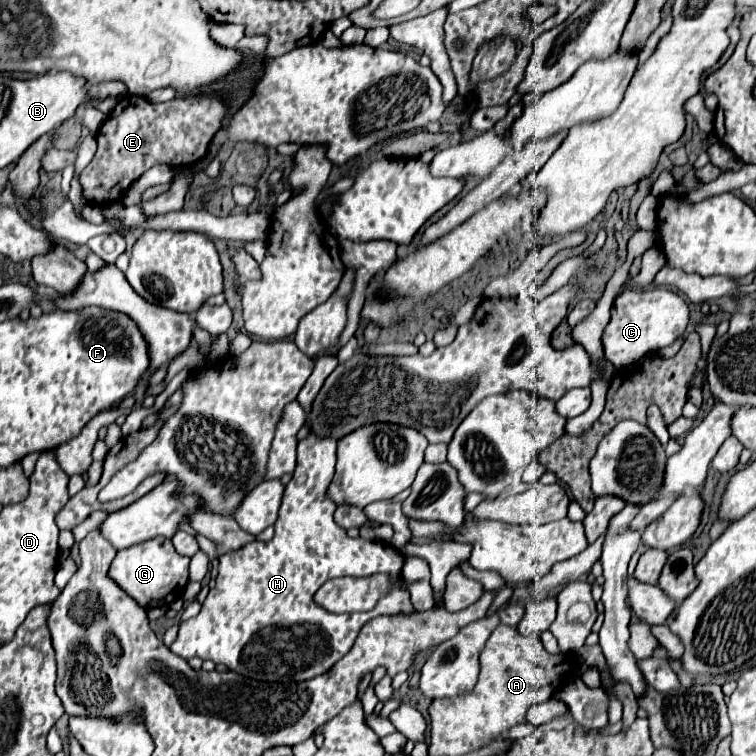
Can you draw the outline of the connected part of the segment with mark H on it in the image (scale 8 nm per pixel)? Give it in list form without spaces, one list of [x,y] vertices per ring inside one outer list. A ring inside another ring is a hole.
[[[313,435],[305,437],[297,445],[297,467],[291,483],[285,487],[285,495],[279,507],[279,517],[275,521],[275,535],[267,543],[251,541],[239,551],[231,551],[219,557],[219,575],[215,587],[209,591],[201,611],[197,617],[183,621],[179,627],[179,637],[169,645],[169,649],[183,657],[201,657],[203,661],[223,663],[231,671],[253,677],[257,681],[269,683],[289,683],[289,681],[307,681],[317,675],[327,673],[353,645],[361,627],[377,615],[411,615],[413,605],[409,601],[409,593],[399,589],[397,583],[401,579],[401,569],[405,557],[401,551],[393,549],[383,541],[369,541],[363,537],[347,537],[345,531],[333,523],[335,503],[327,497],[327,489],[335,475],[335,449],[337,443],[333,439],[313,439]],[[375,573],[387,573],[391,581],[391,589],[377,601],[377,605],[369,613],[351,613],[337,615],[313,601],[315,591],[329,579],[337,577],[367,577]]]

